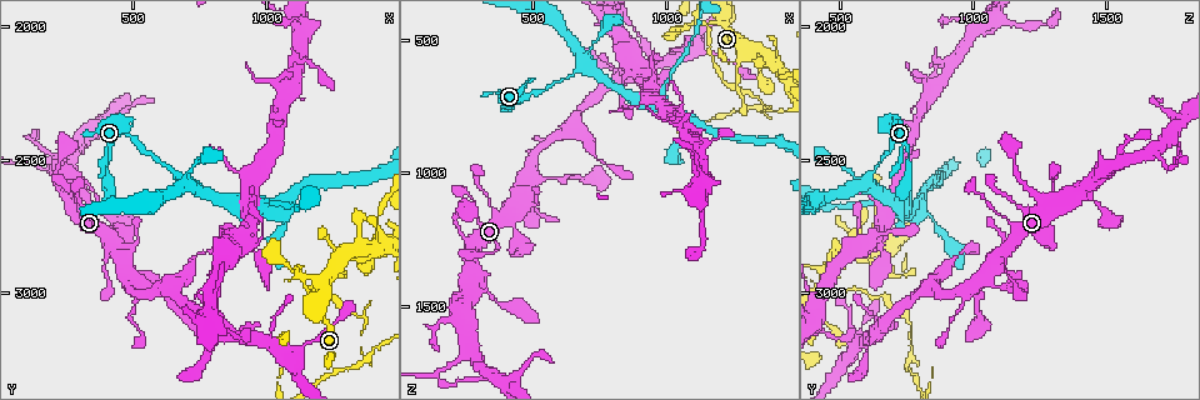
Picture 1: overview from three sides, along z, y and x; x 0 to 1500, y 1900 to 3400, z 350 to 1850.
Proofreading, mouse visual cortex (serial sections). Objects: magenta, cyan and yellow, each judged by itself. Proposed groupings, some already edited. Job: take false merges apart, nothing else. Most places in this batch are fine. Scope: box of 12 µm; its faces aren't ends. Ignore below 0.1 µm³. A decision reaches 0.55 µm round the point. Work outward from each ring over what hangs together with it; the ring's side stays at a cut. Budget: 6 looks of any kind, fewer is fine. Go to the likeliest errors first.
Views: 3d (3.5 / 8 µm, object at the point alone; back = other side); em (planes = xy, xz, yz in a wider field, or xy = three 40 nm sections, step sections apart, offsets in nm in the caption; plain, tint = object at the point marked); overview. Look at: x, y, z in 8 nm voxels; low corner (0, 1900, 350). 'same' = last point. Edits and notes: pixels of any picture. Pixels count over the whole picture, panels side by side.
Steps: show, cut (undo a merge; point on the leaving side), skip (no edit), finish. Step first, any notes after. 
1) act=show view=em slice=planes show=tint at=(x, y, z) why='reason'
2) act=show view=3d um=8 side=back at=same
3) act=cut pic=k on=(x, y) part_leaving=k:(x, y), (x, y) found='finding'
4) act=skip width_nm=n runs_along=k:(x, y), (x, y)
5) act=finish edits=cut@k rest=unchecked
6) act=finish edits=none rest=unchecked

act=show view=3d um=3.5 side=back at=(1360, 3210, 780) why='sharp bend'

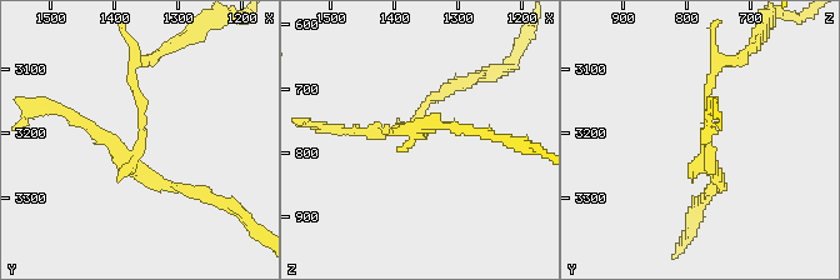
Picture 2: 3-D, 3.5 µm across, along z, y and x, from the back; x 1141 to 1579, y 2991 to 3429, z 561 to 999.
act=show view=em slice=xy step=5 show=tint at=(1355, 3210, 770)

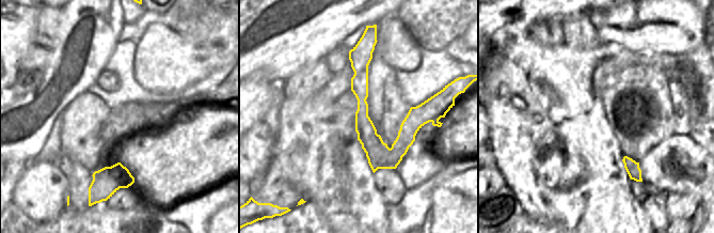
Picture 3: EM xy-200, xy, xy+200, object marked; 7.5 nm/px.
act=skip width_nm=160 runs_along=2:(724, 60), (704, 105), (710, 186) found='continuous, no second cell'

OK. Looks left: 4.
act=show view=3d um=3.5 at=(690, 2580, 610) why='thin arm on a thick one'

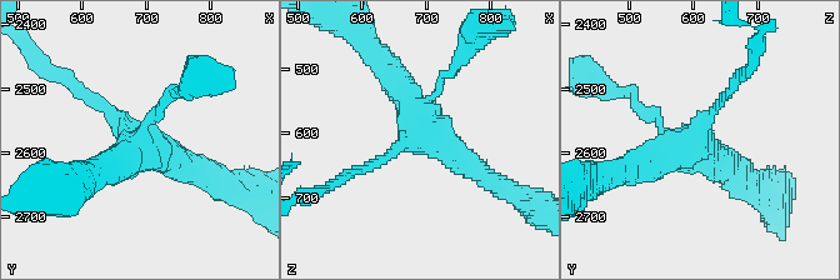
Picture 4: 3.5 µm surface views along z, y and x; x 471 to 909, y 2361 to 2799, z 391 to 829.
act=show view=em slice=xy step=2 show=tint at=(690, 2585, 605) arms=4 arm_widths_nm=150,150,300,400 why='shape alone is not enough'

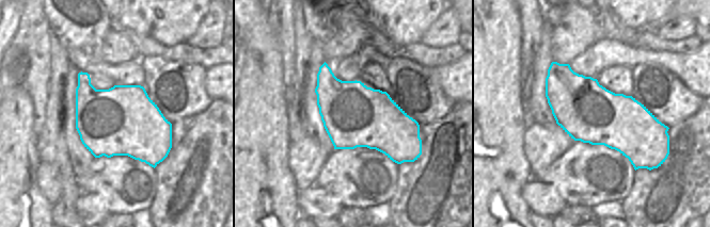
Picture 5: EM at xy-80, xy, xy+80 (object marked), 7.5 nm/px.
act=skip runs_along=4:(80, 90), (206, 175) found='all the same cell'

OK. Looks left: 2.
act=show view=em slice=xy step=2 show=tint at=(930, 2670, 730) why='side arm on a straight run'

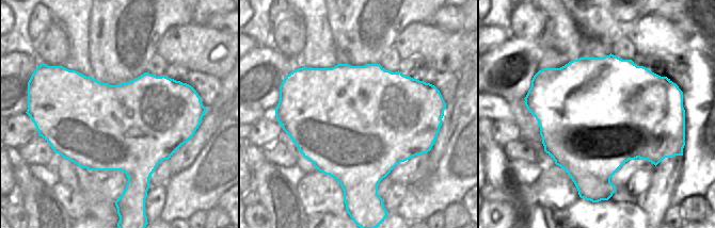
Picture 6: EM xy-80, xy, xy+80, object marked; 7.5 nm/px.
act=show view=3d um=3.5 at=same why='see where the arms go'

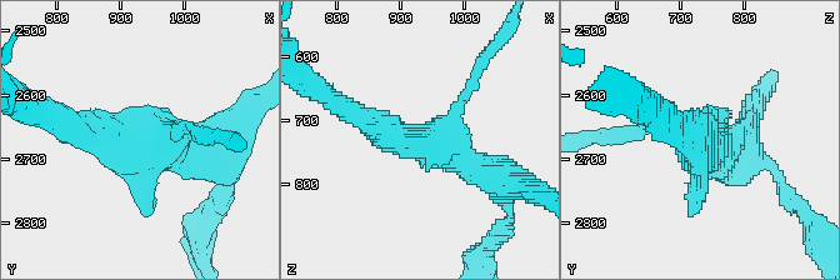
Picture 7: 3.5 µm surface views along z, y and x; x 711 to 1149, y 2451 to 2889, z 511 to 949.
act=skip runs_along=7:(364, 119), (514, 186) found='one cell here'

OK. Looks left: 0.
act=finish edits=none rest=unchecked

